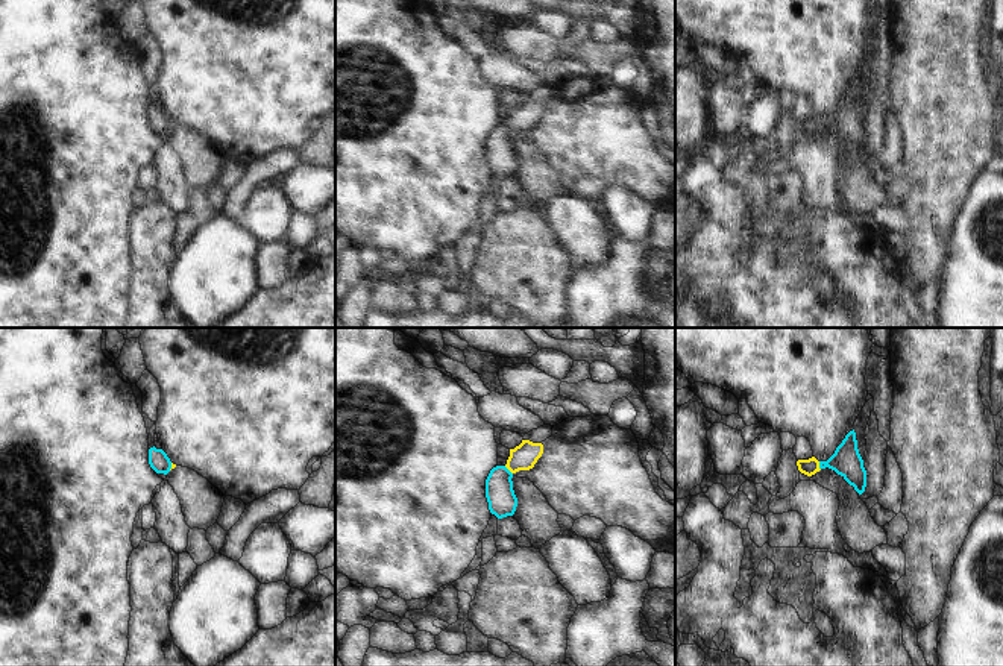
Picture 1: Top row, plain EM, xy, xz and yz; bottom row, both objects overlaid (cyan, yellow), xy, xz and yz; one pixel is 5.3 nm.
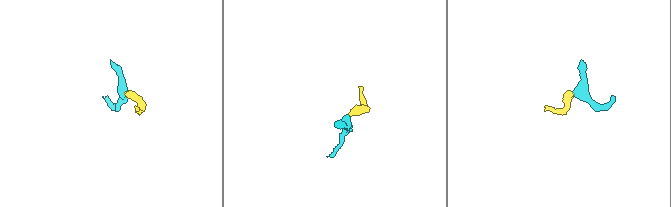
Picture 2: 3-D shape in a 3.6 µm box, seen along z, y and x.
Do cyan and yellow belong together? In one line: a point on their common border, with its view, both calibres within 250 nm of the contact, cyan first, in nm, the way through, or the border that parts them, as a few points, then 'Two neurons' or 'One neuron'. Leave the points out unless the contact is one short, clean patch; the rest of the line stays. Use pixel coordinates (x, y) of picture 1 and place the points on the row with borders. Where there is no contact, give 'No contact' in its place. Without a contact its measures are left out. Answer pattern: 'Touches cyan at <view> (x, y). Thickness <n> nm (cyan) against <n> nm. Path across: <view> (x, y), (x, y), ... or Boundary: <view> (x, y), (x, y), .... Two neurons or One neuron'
Touches cyan at xz (509, 471). Thickness 150 nm (cyan) against 140 nm. Path across: xz (499, 493), (499, 480), (509, 471), (524, 457). One neuron.

